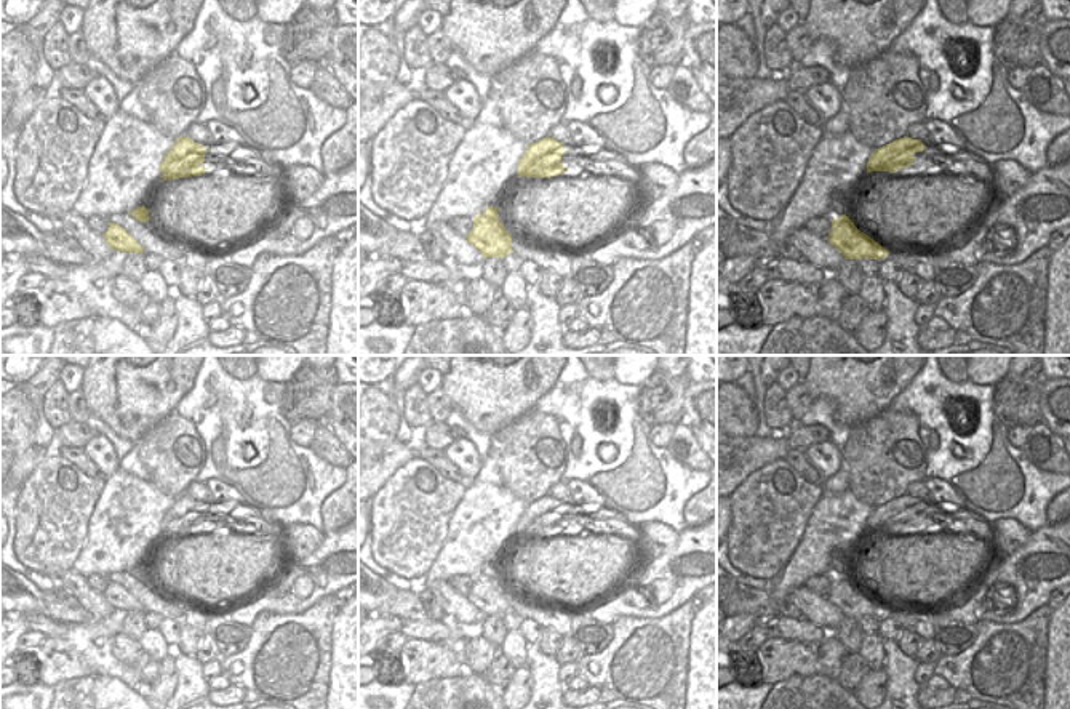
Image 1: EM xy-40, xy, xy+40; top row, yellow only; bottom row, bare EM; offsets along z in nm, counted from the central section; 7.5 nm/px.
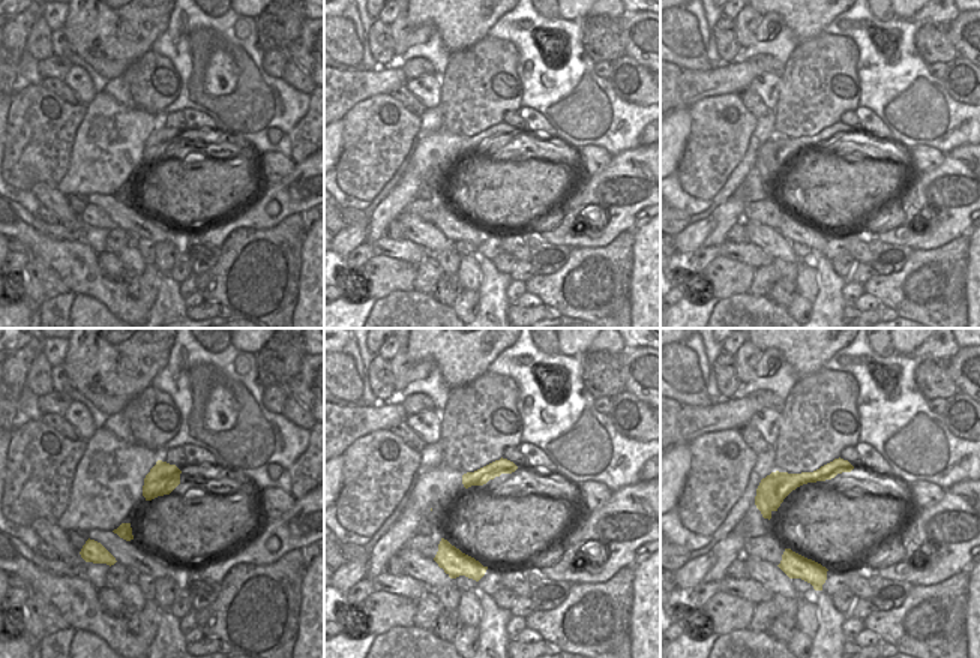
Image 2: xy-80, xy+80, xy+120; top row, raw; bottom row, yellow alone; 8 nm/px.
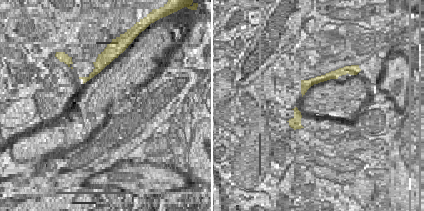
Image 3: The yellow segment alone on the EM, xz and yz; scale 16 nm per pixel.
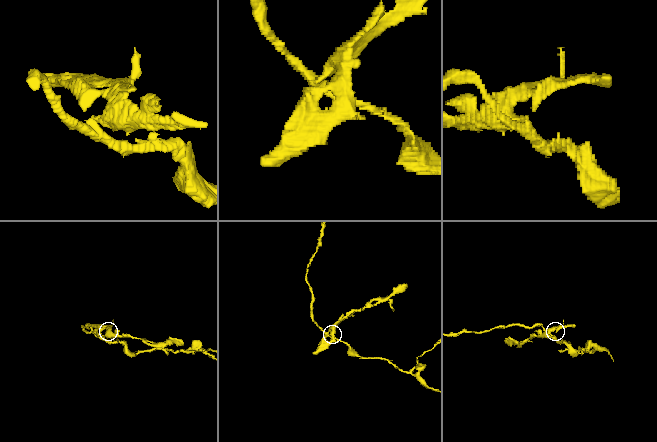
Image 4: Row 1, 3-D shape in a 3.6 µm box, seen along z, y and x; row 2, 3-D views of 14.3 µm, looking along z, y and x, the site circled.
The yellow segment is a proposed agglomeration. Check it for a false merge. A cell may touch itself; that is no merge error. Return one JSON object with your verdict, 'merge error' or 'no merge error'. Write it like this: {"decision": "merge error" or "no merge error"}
{"decision": "merge error"}

